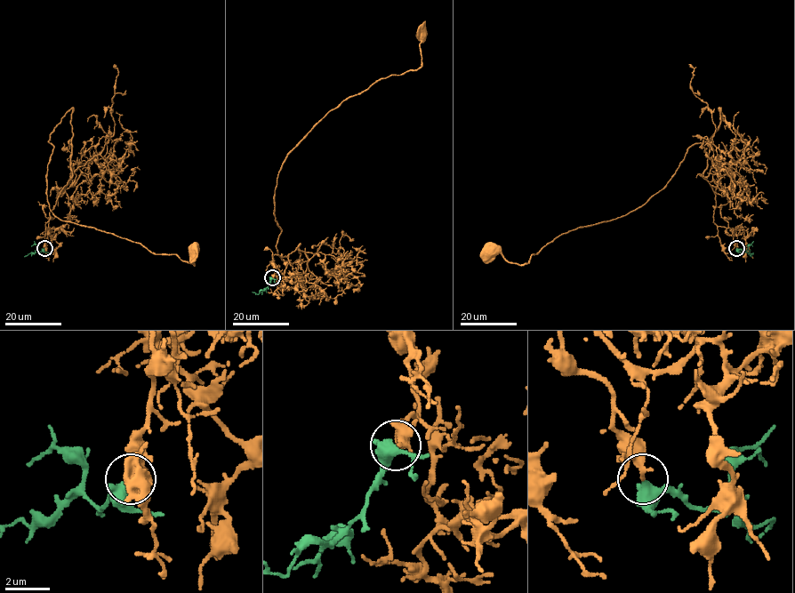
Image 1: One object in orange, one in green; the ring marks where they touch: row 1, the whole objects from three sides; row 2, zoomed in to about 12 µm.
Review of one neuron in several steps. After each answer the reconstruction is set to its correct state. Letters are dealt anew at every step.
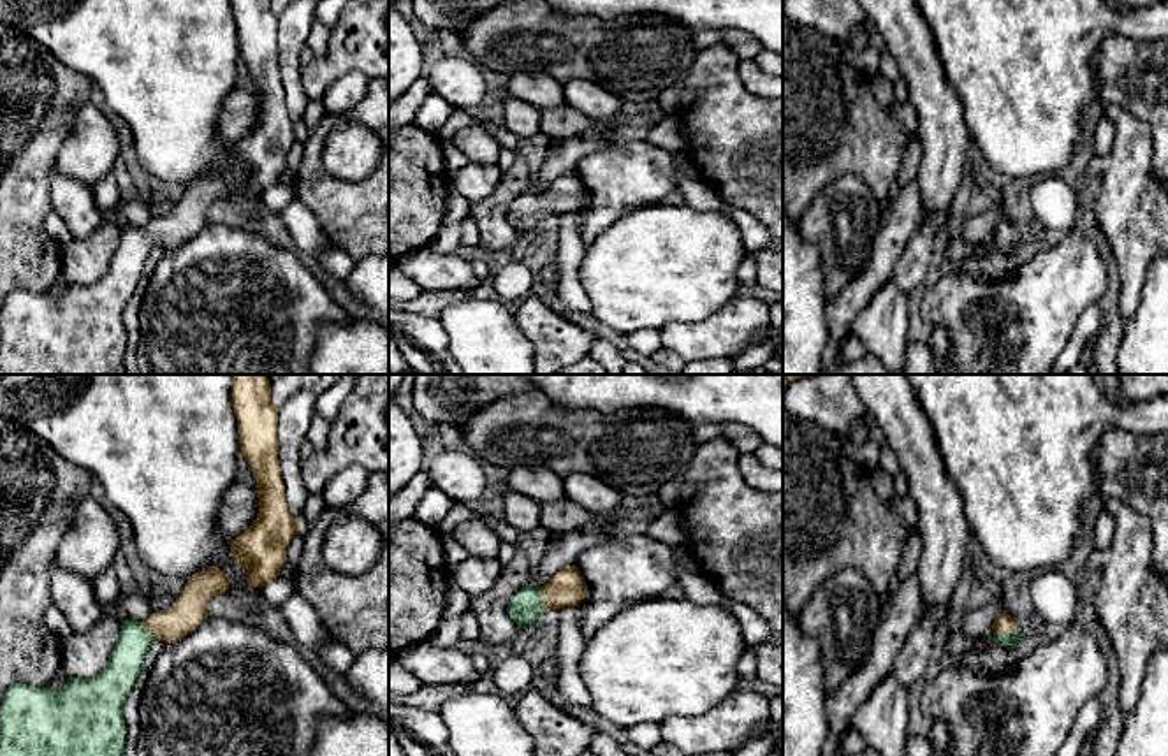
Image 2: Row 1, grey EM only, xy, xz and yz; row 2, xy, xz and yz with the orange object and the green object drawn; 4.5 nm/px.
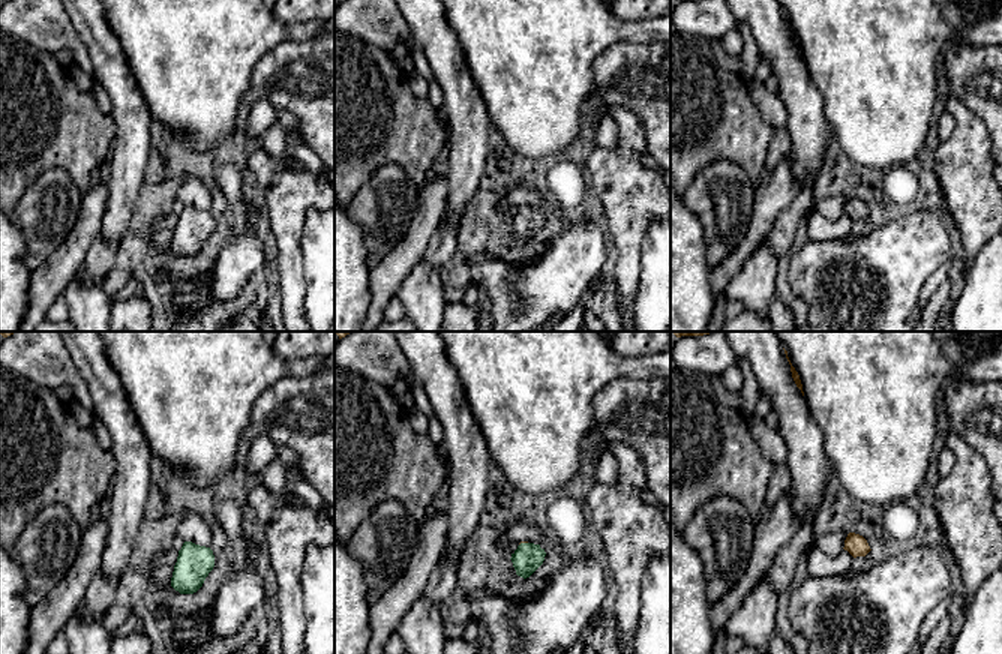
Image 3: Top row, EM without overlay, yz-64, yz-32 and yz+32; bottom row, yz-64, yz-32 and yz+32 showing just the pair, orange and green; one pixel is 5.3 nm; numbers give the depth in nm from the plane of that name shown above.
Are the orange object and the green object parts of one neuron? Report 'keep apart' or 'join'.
join

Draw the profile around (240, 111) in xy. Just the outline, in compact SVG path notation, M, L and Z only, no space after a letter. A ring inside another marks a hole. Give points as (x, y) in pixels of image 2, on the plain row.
M234 88L223 100L218 116L218 137L222 142L234 146L246 137L259 120L257 95Z

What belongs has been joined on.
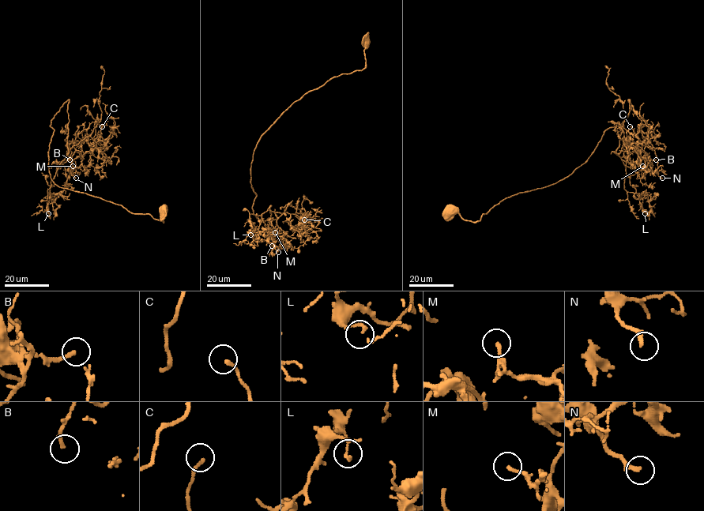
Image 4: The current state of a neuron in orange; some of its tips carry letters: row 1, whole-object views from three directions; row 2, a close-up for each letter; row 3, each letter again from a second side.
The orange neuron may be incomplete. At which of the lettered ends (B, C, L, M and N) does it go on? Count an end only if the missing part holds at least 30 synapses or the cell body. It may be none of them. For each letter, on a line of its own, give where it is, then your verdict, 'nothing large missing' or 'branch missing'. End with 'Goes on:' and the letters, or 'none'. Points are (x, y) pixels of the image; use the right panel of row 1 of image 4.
B: at (656, 159); branch missing
C: at (630, 126); branch missing
L: at (645, 213); nothing large missing
M: at (642, 166); nothing large missing
N: at (662, 178); nothing large missing
Goes on: B, C

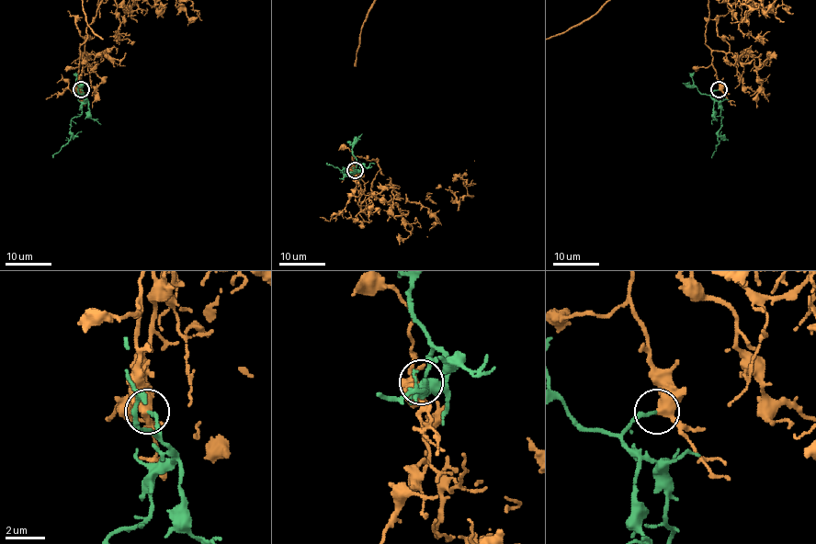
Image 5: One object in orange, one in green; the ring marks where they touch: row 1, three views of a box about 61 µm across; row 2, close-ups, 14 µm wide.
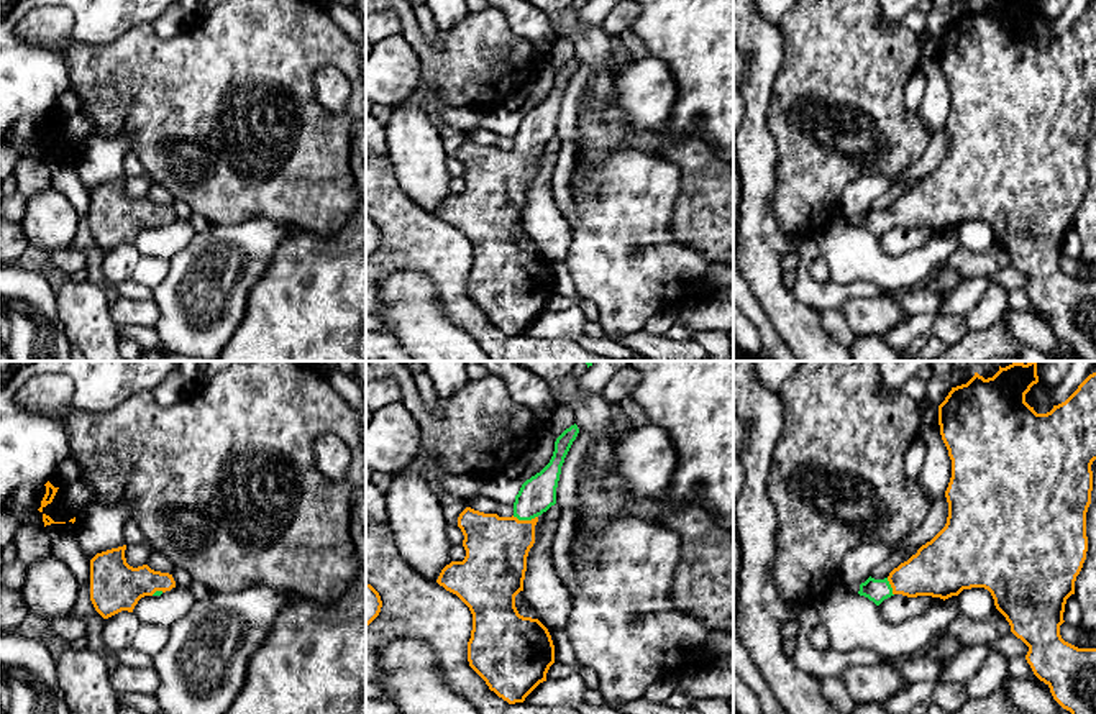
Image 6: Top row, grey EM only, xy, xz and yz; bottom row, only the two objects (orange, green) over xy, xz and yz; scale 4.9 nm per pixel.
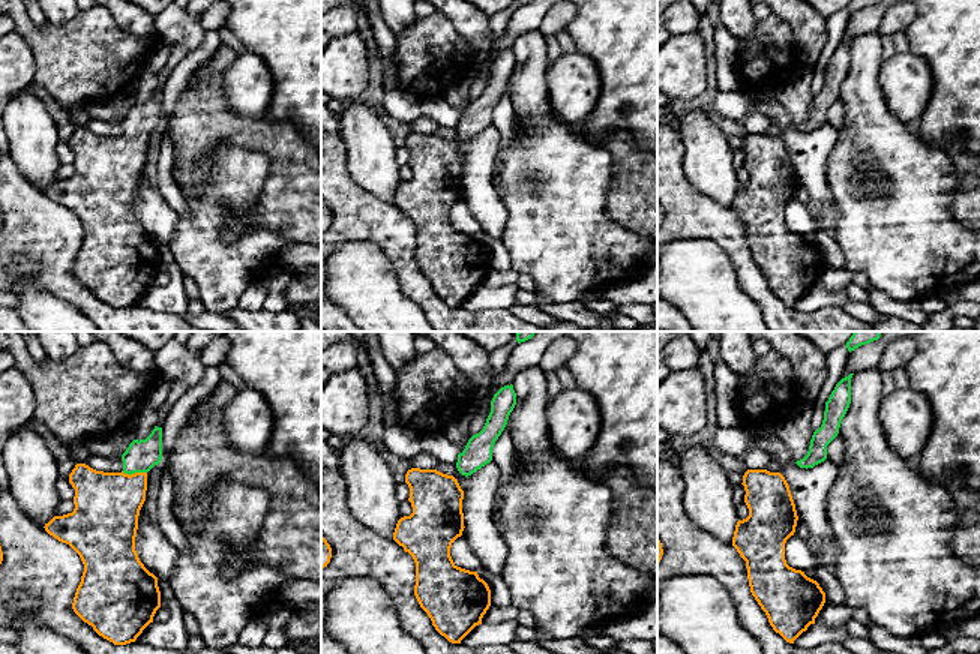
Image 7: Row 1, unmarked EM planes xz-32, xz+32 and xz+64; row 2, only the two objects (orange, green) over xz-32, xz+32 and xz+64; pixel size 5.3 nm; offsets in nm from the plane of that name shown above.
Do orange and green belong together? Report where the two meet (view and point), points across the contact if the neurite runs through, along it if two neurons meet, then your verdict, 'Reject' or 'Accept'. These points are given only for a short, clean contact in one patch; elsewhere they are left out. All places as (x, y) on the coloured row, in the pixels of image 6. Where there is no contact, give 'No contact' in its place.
Touches orange at xz (525, 521). Path across: xz (496, 547), (525, 521), (525, 509), (537, 494). Accept

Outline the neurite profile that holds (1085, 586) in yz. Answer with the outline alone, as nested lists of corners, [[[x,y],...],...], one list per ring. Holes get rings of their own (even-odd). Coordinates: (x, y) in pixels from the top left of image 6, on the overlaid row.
[[[1096,502],[1086,512],[1088,552],[1083,568],[1075,581],[1075,596],[1080,604],[1083,624],[1096,634]]]

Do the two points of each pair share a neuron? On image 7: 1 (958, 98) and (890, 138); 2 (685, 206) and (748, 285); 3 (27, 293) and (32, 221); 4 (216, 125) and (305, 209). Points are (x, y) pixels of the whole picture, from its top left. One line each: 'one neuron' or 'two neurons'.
1: two neurons
2: one neuron
3: two neurons
4: one neuron

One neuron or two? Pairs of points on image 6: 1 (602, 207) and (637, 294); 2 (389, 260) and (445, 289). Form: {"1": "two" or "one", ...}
{"1": "one", "2": "one"}

